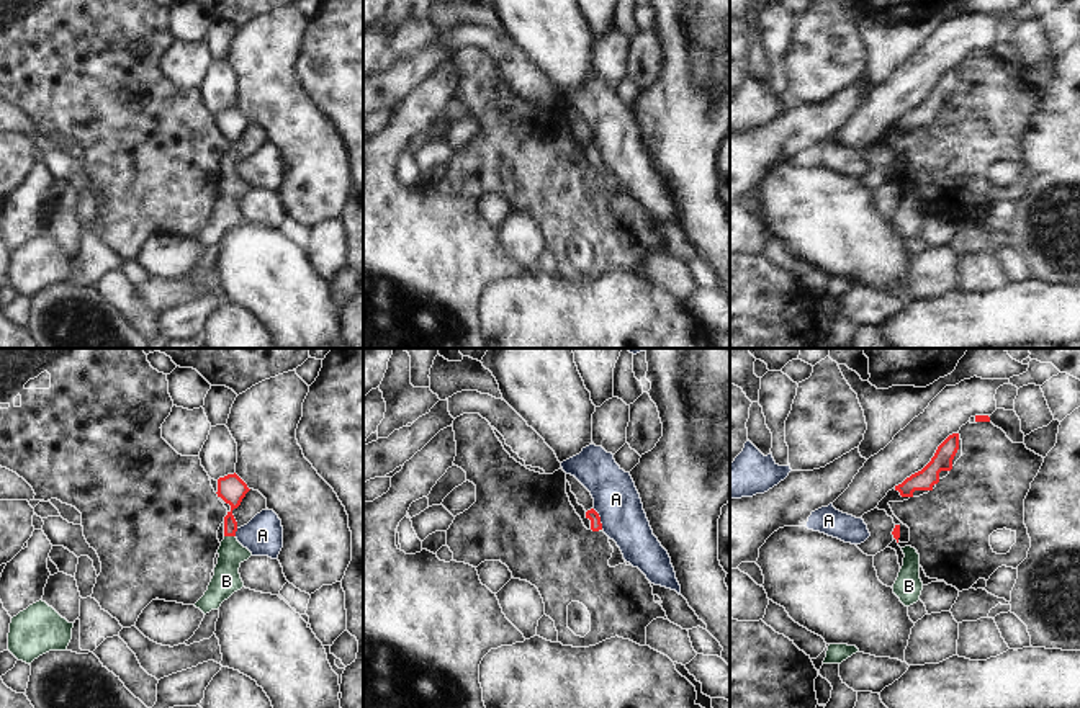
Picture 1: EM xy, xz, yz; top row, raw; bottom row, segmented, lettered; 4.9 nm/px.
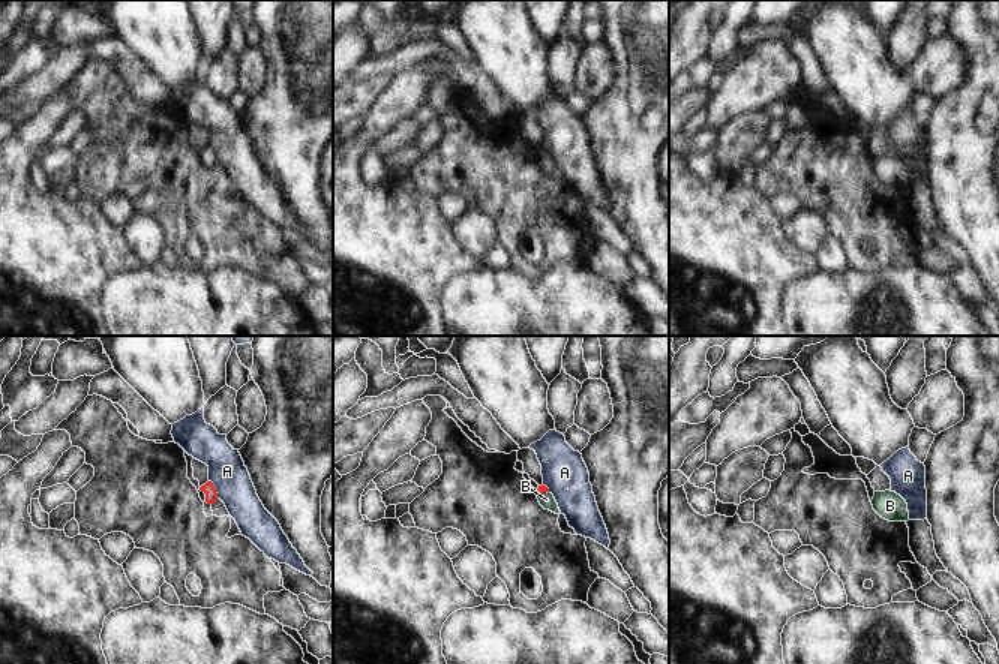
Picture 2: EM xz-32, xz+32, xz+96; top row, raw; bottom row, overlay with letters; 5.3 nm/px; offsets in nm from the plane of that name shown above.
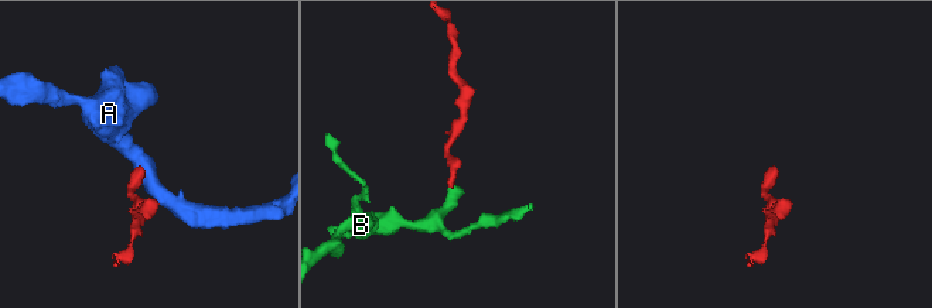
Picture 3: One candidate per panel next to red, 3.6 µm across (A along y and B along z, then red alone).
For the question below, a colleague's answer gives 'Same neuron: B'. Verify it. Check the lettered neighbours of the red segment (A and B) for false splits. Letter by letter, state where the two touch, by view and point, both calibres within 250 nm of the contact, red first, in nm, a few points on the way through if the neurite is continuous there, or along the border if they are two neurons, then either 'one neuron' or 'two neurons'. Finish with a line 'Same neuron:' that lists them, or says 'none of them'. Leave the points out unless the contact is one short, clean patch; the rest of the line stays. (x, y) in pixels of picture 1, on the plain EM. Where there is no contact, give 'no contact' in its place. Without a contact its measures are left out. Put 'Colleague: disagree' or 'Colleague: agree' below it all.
A: xz (599, 152) | 60/220 nm | along xz (593, 143), (602, 162) | two neurons
B: xy (229, 169) | 140/140 nm | across xy (231, 121), (229, 169), (226, 215) | one neuron
Same neuron: B
Colleague: agree

